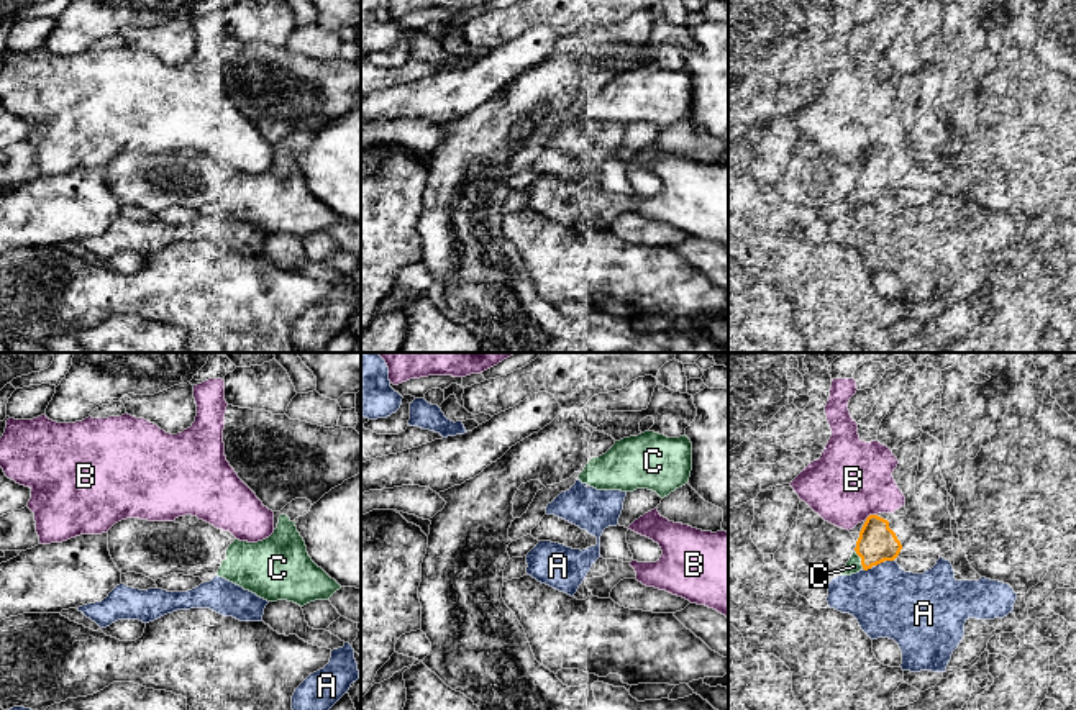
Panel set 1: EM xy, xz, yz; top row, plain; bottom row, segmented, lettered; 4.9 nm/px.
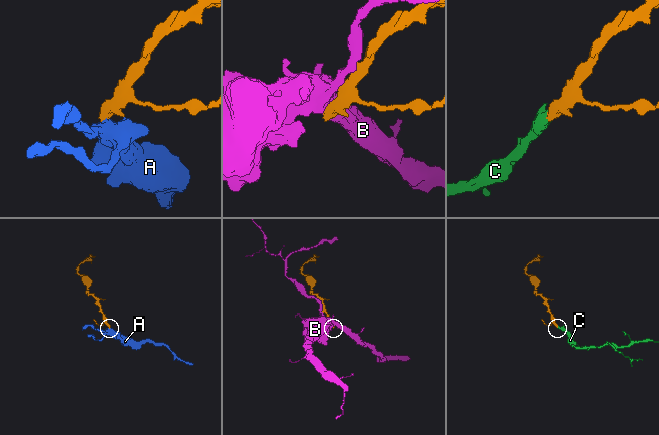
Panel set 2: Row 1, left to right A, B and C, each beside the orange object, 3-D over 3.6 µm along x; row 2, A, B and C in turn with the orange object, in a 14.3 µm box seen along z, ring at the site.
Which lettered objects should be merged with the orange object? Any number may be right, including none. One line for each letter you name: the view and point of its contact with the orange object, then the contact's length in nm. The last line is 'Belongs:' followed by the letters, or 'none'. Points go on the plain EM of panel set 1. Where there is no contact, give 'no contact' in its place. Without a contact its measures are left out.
C: yz (861, 192) | 100 nm
Belongs: C

